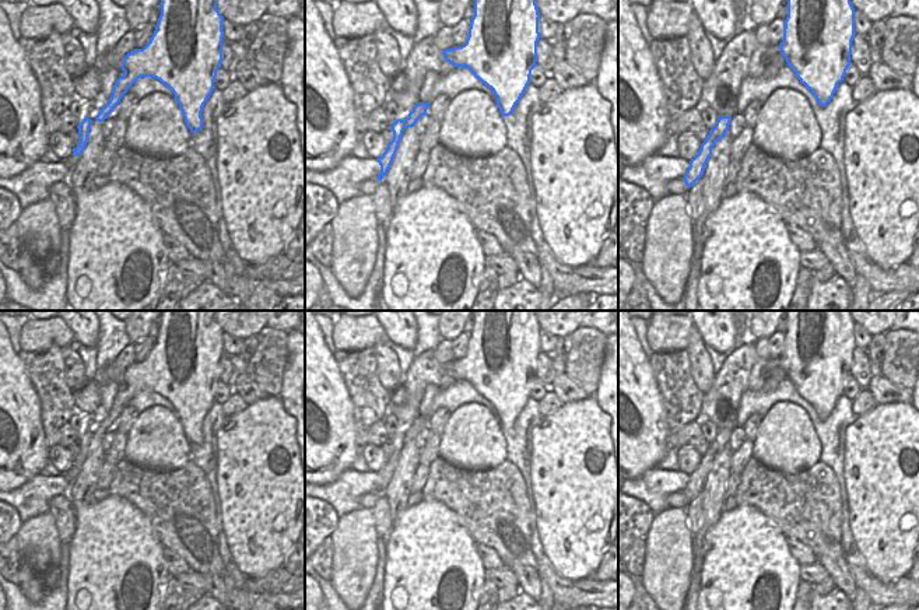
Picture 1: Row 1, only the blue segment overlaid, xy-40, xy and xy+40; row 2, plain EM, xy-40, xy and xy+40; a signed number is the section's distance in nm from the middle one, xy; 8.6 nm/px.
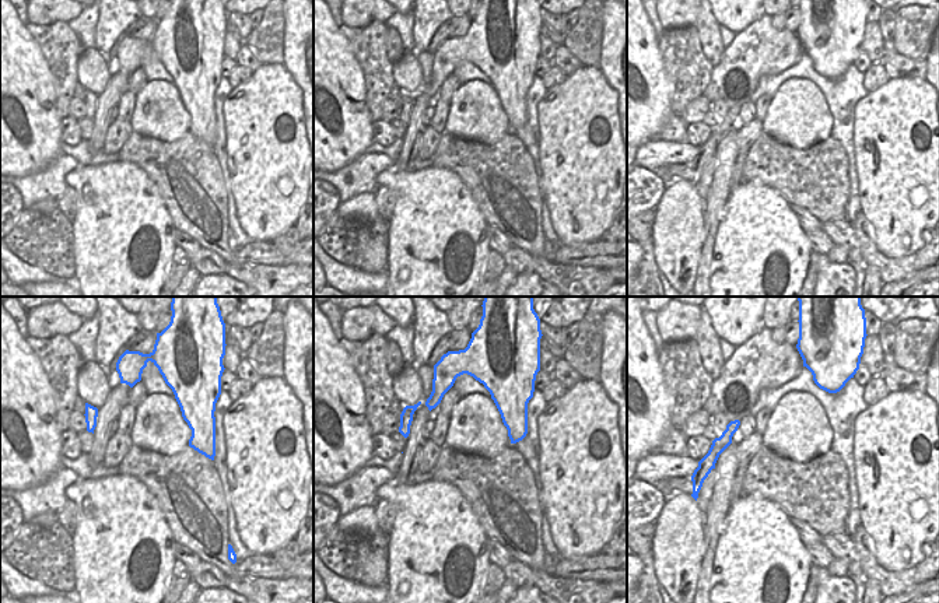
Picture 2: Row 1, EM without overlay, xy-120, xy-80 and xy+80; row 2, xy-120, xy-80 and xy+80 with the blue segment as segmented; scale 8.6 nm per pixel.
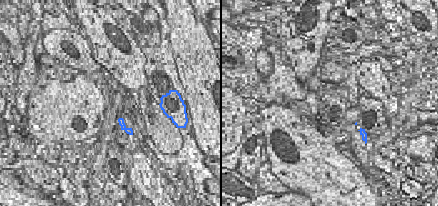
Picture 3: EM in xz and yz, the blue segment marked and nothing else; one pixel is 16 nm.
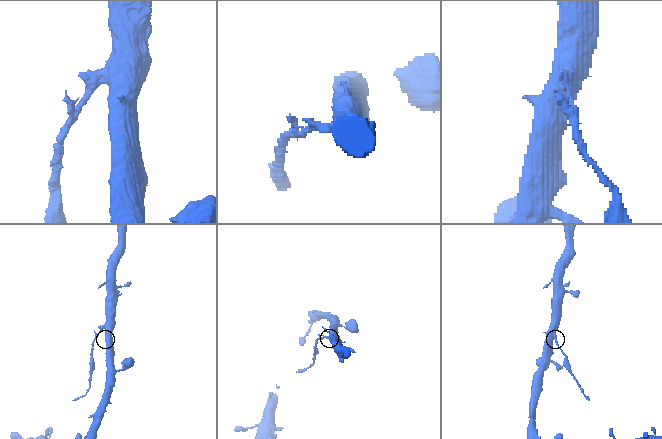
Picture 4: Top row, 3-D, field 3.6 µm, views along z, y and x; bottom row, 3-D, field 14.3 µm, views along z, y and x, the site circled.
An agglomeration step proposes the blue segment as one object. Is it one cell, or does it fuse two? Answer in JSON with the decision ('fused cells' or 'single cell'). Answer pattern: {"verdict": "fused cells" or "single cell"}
{"verdict": "fused cells"}

